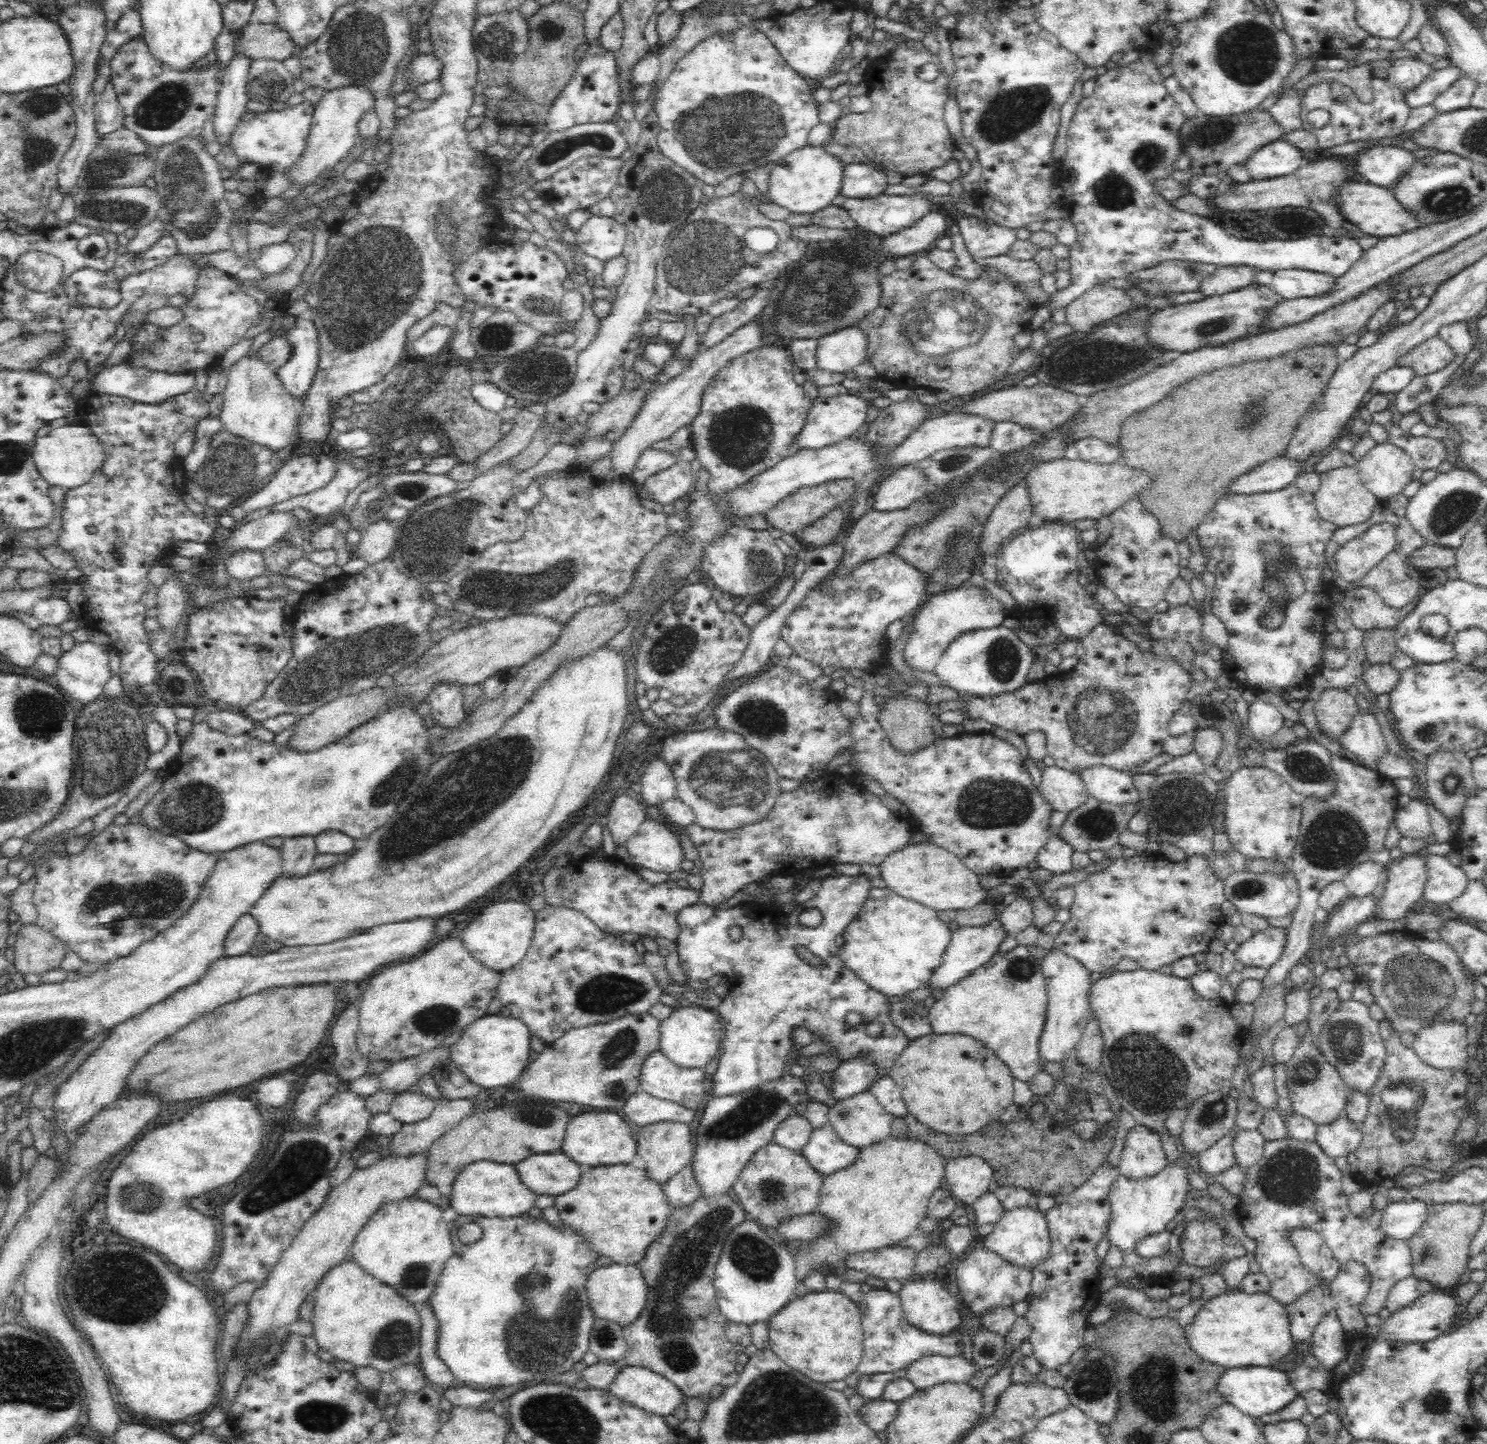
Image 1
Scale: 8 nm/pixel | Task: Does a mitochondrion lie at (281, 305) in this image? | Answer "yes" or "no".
no

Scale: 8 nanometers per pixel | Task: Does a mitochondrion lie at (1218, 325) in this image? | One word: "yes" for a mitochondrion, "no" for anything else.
yes

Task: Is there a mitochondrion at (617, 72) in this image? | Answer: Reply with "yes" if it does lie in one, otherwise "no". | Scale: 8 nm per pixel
no

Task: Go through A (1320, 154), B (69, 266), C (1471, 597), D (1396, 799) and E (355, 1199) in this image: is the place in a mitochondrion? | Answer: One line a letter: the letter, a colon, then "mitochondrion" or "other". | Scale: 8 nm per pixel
A: other
B: other
C: other
D: other
E: other

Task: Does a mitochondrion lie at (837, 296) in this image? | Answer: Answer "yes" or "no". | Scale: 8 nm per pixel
yes

